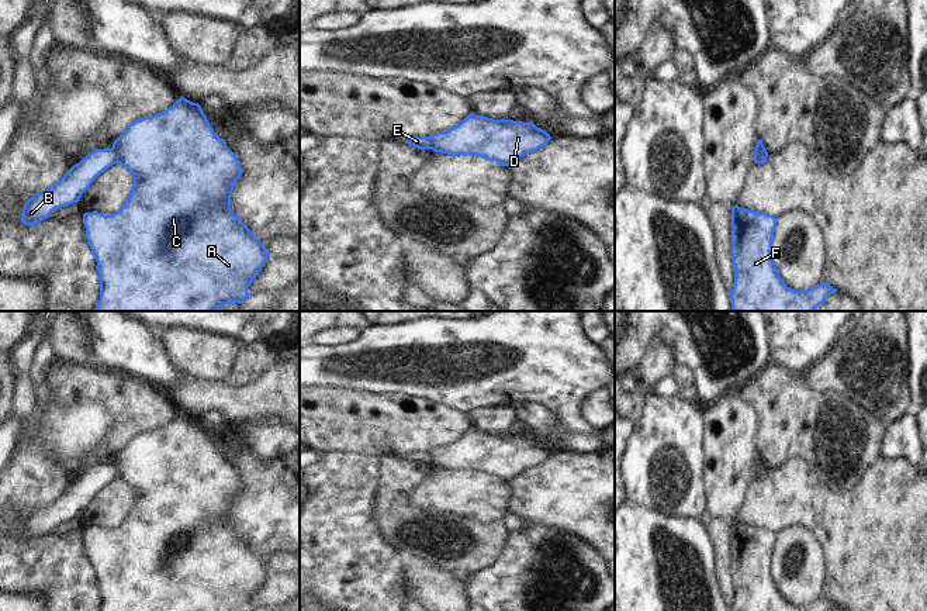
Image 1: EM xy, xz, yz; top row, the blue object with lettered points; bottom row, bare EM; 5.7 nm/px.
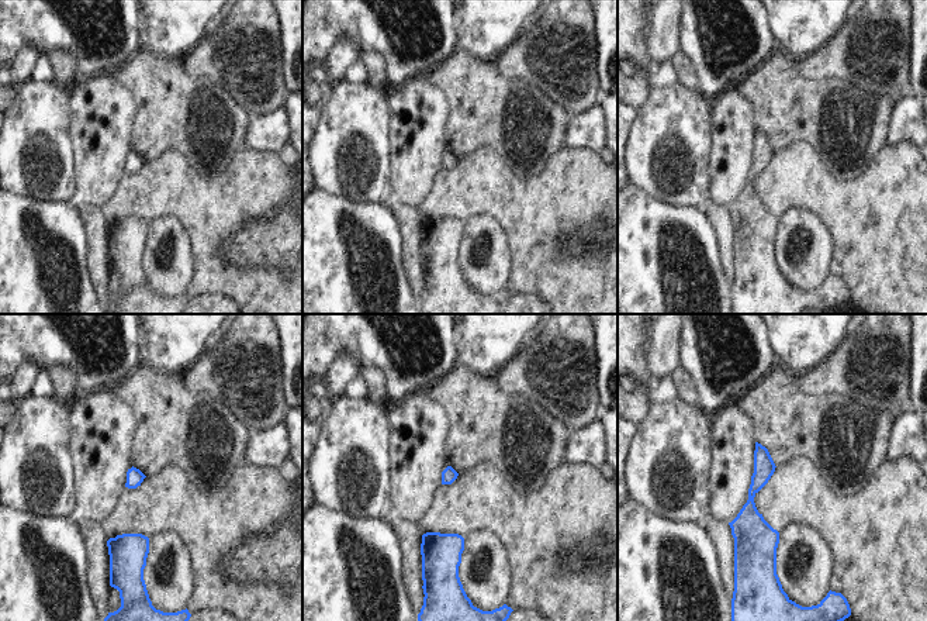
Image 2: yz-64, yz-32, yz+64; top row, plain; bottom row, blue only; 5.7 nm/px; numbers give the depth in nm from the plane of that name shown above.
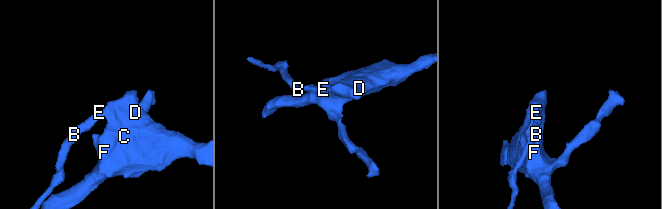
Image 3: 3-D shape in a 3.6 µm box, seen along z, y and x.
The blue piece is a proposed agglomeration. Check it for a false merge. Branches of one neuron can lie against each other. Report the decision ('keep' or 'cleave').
cleave

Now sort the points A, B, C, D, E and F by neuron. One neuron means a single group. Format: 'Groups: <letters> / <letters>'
Groups: A C D F / B E.

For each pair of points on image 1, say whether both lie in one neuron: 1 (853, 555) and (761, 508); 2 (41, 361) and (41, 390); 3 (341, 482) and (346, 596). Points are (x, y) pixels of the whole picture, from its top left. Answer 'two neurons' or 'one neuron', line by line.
1: one neuron
2: one neuron
3: one neuron

